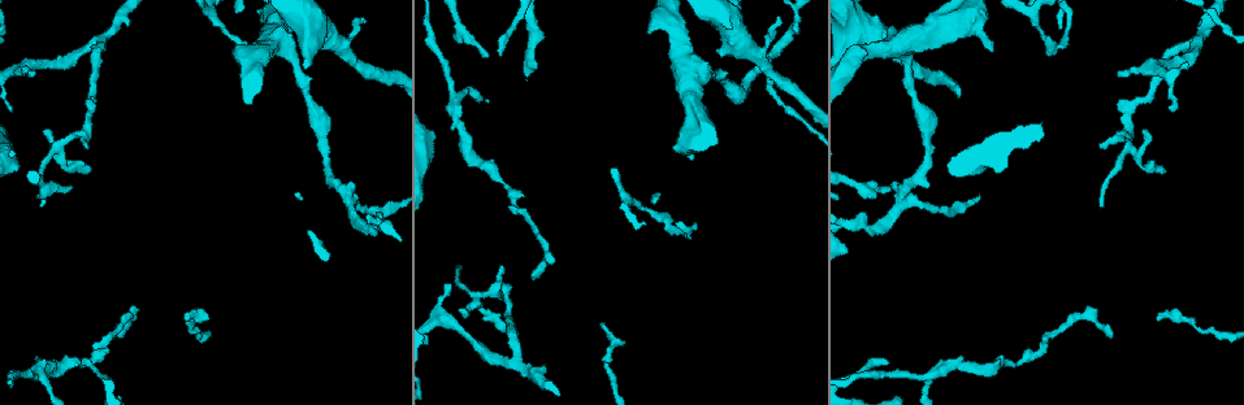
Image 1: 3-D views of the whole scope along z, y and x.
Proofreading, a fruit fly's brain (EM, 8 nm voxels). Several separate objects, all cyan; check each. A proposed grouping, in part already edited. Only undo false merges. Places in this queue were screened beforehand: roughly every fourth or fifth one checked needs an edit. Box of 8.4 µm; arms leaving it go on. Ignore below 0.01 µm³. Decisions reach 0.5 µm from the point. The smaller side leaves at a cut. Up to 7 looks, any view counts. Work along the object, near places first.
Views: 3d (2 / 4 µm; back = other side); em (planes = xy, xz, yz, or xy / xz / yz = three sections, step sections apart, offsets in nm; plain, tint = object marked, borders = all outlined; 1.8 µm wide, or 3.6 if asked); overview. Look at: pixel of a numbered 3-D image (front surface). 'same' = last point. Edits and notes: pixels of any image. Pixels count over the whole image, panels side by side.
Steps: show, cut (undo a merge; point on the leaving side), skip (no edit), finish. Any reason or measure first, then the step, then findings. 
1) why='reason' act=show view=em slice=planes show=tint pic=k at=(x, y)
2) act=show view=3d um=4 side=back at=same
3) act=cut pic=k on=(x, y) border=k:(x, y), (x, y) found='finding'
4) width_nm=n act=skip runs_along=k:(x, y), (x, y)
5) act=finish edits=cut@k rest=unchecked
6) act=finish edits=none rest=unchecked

act=show view=3d um=2 pic=1 at=(41, 376)

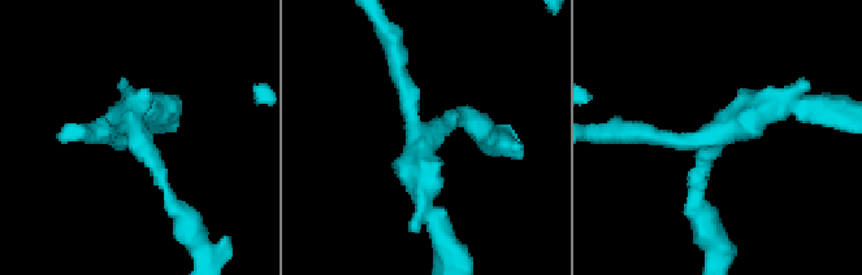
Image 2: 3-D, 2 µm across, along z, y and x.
why='shape alone is not enough' act=show view=em slice=planes show=plain pic=2 at=(421, 135)

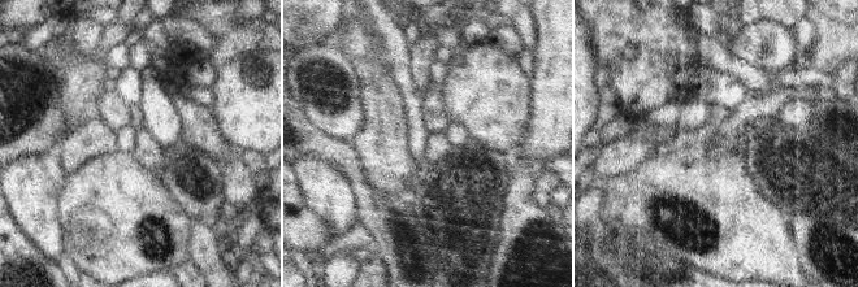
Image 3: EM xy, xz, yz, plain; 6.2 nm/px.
act=show view=em slice=planes show=tint at=same

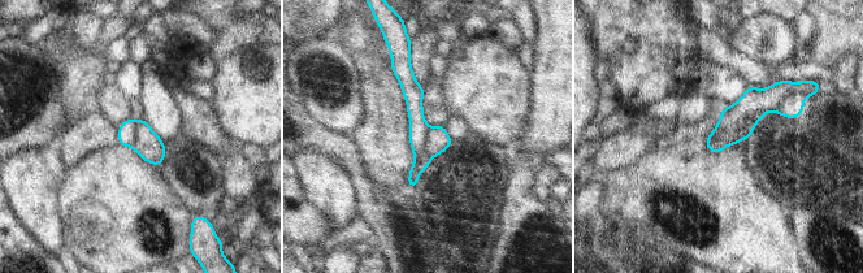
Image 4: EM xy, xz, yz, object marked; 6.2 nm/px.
width_nm=180 act=cut pic=4 on=(754, 100) border=4:(763, 115), (738, 124), (740, 141) found='two cells meet here'

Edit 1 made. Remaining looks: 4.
act=show view=overview

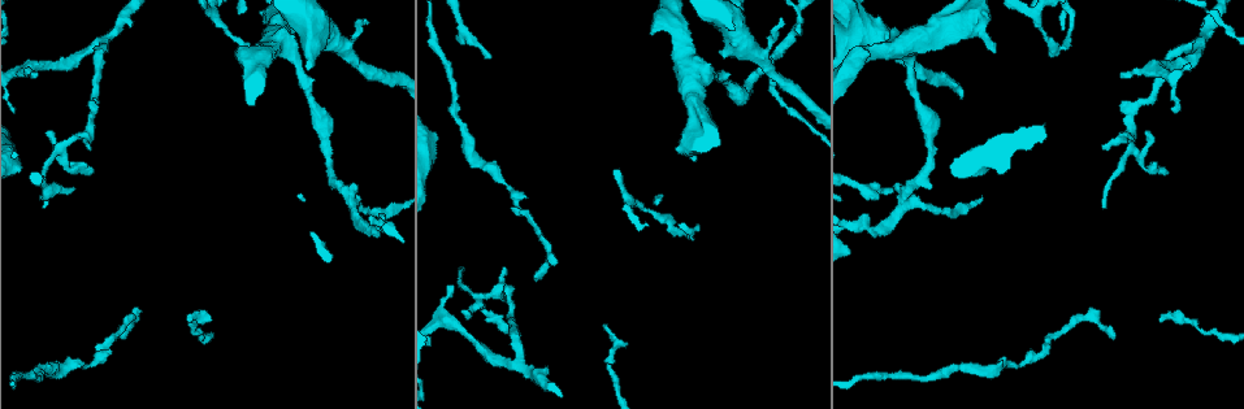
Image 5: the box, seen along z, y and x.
why='sharp bend' act=show view=3d um=4 pic=5 at=(1092, 316)

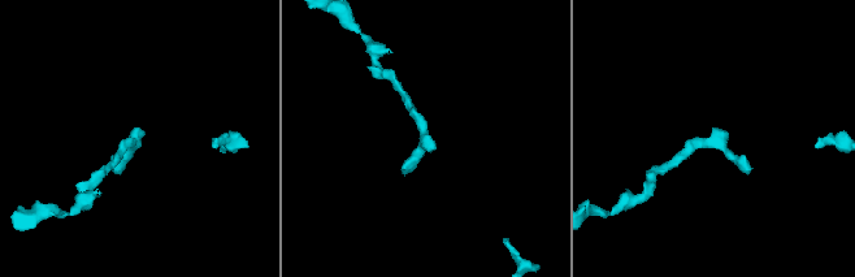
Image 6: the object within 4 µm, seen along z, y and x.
why='shape alone is not enough' act=show view=em um=3.6 slice=planes show=tint pic=6 at=(718, 143)

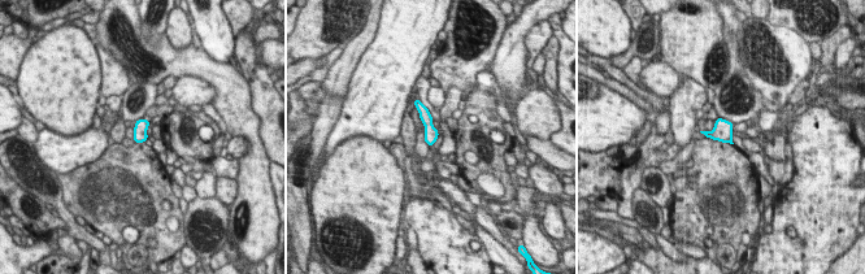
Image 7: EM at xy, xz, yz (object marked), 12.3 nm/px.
act=skip found='continuous, no second cell'

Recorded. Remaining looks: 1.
why='three arms meet' act=show view=em slice=planes show=tint pic=5 at=(902, 198)

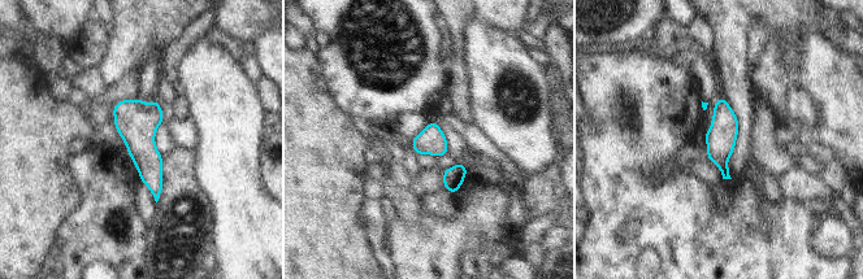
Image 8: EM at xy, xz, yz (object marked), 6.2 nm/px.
act=skip runs_along=8:(721, 101), (721, 165), (725, 175) found='one cell here'

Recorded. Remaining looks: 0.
act=finish edits=cut@4 rest=unchecked

